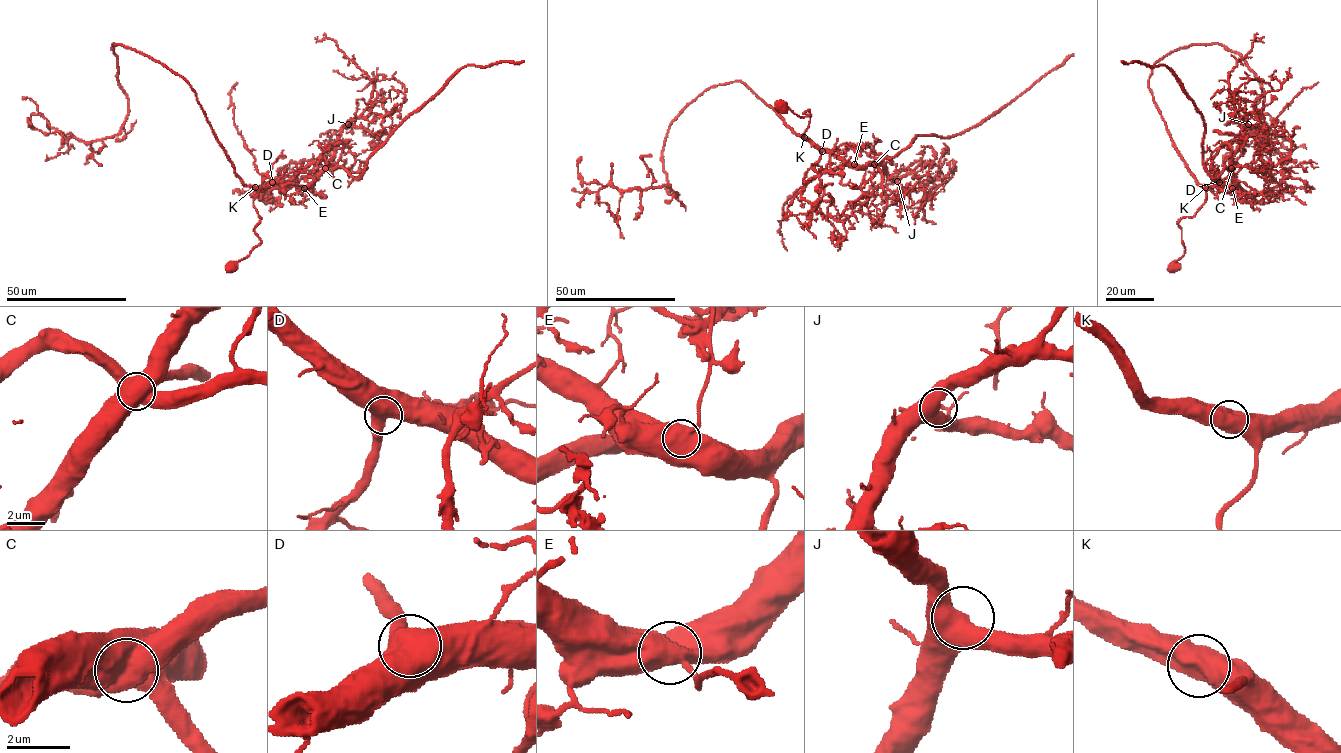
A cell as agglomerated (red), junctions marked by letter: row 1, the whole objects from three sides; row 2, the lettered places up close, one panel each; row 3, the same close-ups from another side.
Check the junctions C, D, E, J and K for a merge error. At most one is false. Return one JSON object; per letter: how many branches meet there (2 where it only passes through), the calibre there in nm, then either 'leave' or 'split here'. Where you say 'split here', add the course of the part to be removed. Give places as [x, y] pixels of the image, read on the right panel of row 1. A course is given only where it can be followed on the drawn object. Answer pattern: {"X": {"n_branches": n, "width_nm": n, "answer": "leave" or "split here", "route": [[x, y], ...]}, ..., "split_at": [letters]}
{"C": {"n_branches": 2, "width_nm": 900, "answer": "split here", "route": [[1231, 168], [1225, 168], [1216, 178], [1209, 173], [1204, 163], [1202, 116], [1183, 84], [1167, 66], [1121, 61]]}, "D": {"n_branches": 2, "width_nm": 600, "answer": "leave"}, "E": {"n_branches": 2, "width_nm": 750, "answer": "leave"}, "J": {"n_branches": 2, "width_nm": 600, "answer": "leave"}, "K": {"n_branches": 2, "width_nm": 650, "answer": "leave"}, "split_at": ["C"]}

